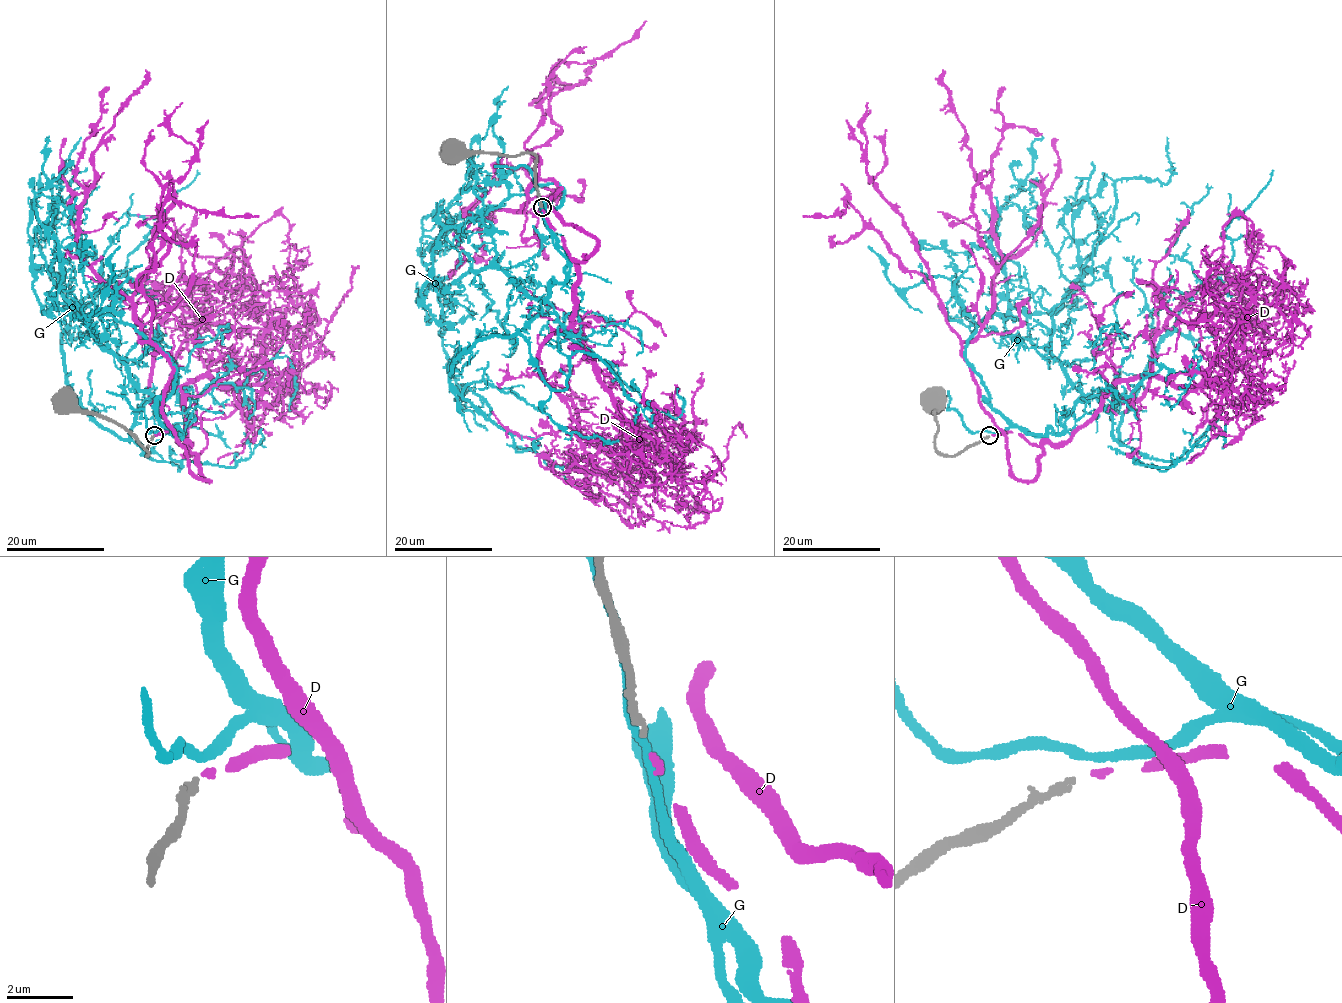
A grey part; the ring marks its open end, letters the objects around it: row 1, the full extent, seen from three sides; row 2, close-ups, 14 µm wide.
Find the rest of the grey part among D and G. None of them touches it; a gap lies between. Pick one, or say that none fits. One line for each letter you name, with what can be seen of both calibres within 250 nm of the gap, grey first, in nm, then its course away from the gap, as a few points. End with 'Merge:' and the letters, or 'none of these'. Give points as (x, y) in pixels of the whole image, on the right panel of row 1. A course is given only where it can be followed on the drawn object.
D: 190/160 nm | via (991, 435), (1031, 481), (1111, 388), (1142, 395), (1164, 321), (1250, 268), (1246, 218), (1227, 214)
Merge: D

